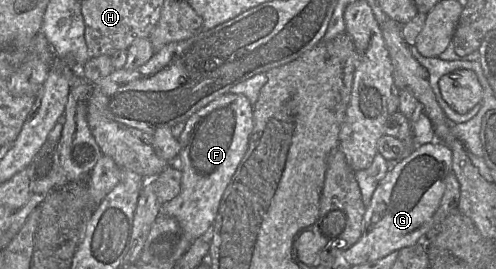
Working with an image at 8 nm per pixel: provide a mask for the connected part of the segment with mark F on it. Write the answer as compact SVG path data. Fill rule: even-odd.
M226 93L194 113L181 132L176 159L182 172L181 192L160 207L160 214L175 218L193 241L213 225L223 194L243 159L253 130L253 104L241 94Z

